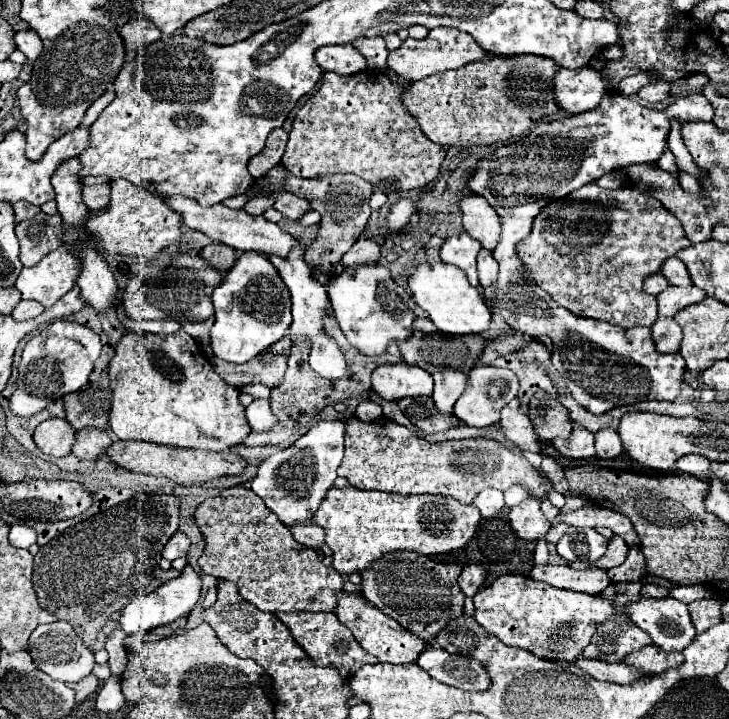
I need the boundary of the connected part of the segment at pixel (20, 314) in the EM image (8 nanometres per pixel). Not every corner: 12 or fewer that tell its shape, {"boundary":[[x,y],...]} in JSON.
{"boundary":[[21,301],[13,309],[15,321],[27,321],[41,315],[39,301]]}

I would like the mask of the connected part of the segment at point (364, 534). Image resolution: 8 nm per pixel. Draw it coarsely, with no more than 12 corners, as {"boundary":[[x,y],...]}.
{"boundary":[[333,487],[313,515],[333,567],[463,549],[481,513],[447,495]]}

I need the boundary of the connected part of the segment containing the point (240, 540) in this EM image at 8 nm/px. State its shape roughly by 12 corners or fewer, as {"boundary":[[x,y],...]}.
{"boundary":[[245,485],[195,509],[203,573],[261,611],[335,611],[343,577]]}

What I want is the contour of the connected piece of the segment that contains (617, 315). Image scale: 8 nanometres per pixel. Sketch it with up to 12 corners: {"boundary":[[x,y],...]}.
{"boundary":[[575,189],[517,255],[577,317],[649,327],[693,243],[661,201]]}

